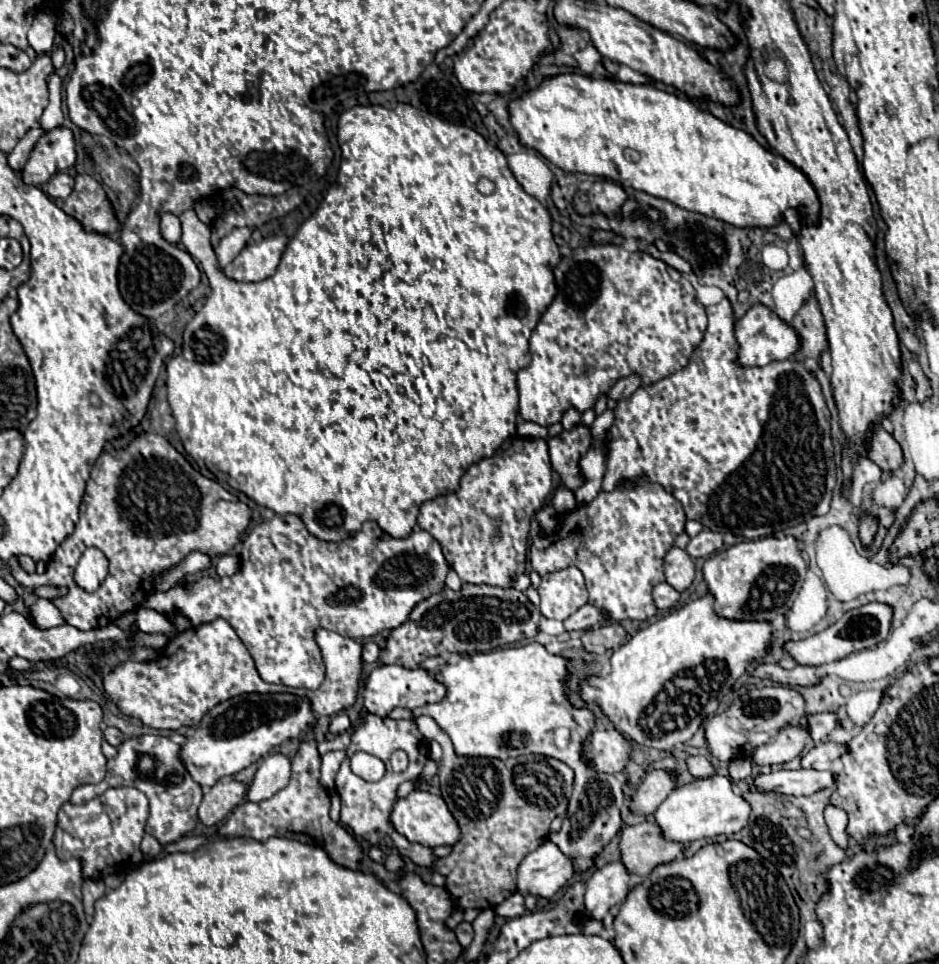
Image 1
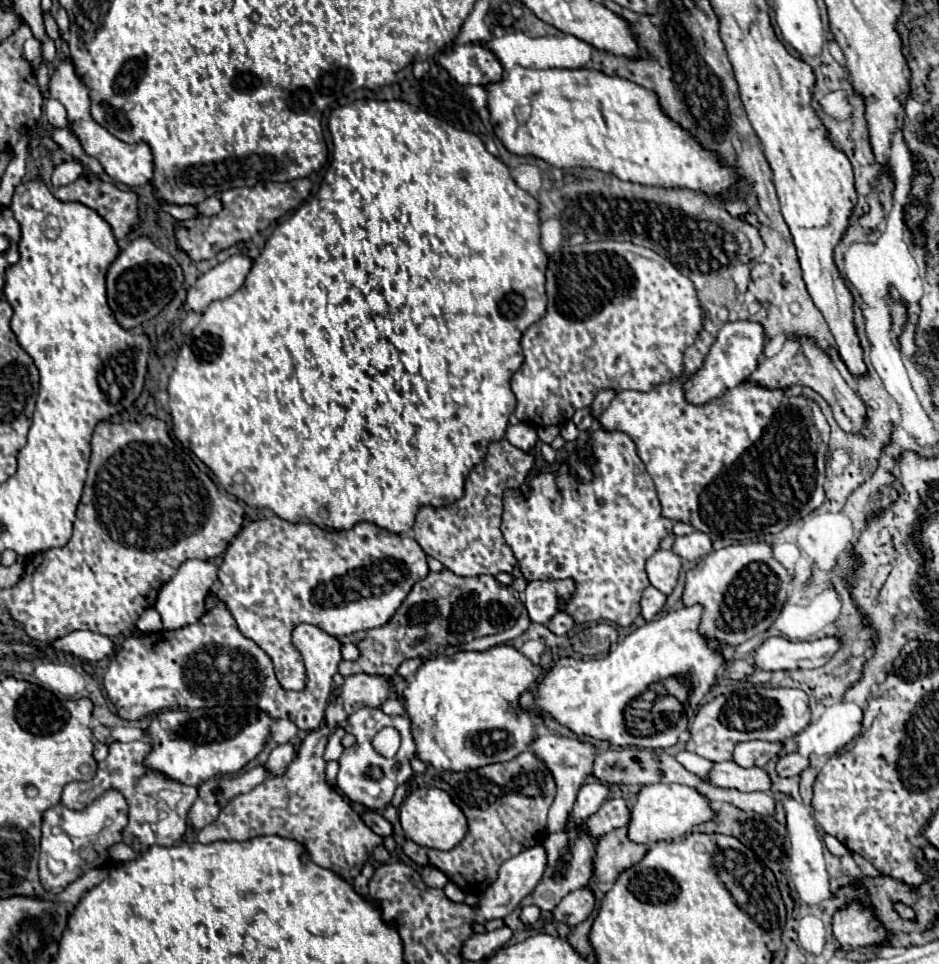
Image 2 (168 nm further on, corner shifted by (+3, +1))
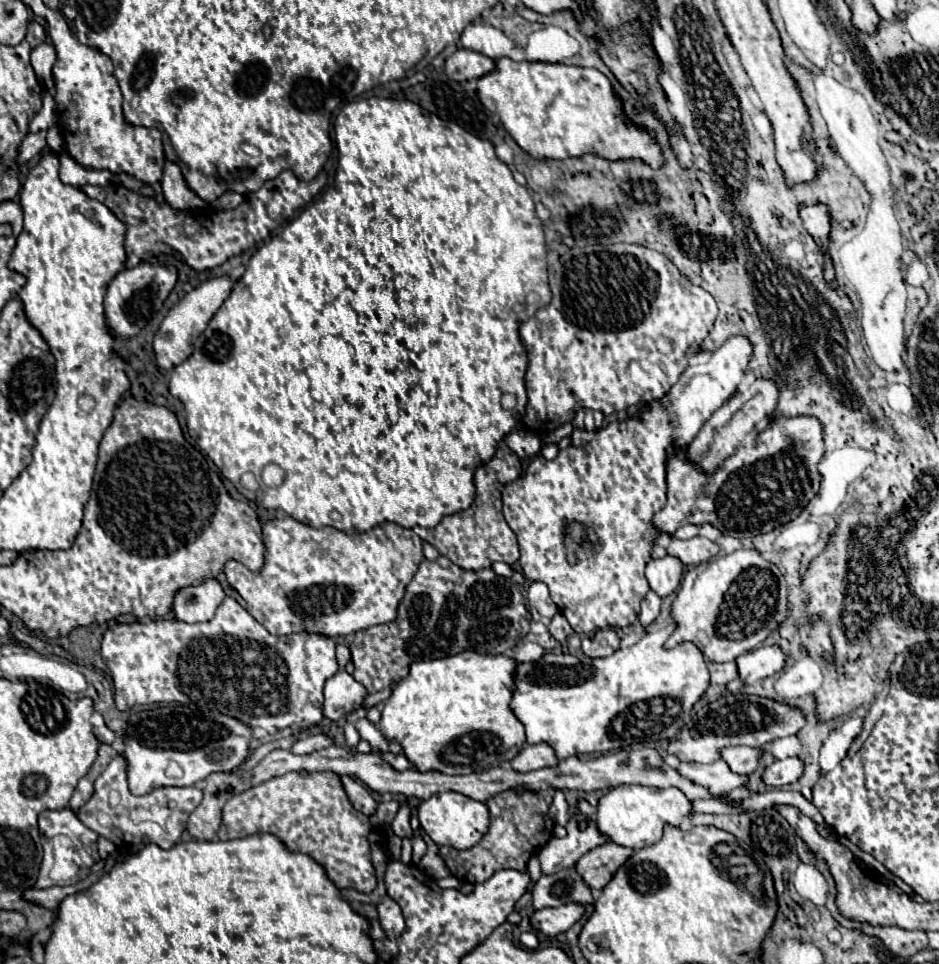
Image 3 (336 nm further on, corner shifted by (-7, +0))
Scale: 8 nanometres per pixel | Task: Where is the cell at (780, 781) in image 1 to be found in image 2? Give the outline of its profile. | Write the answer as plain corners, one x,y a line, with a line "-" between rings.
723,761
715,763
713,771
709,773
711,783
717,787
733,787
739,791
769,791
771,789
771,777
759,769
743,769
735,761

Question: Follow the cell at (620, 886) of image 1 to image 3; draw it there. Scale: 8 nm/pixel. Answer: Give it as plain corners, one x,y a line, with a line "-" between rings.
563,904
559,908
543,908
535,910
529,918
529,926
533,930
543,932
545,936
557,936
565,930
569,930
585,912
585,906
581,904

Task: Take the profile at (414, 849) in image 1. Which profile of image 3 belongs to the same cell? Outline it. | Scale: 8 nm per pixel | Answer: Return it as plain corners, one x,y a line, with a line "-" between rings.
343,776
343,778
341,778
341,784
343,784
349,800
353,802
353,806
355,806
359,812
363,812
365,816
371,816
371,814
375,812
377,802
373,800
373,796
369,794
369,790
367,790
363,784
355,782
351,776

